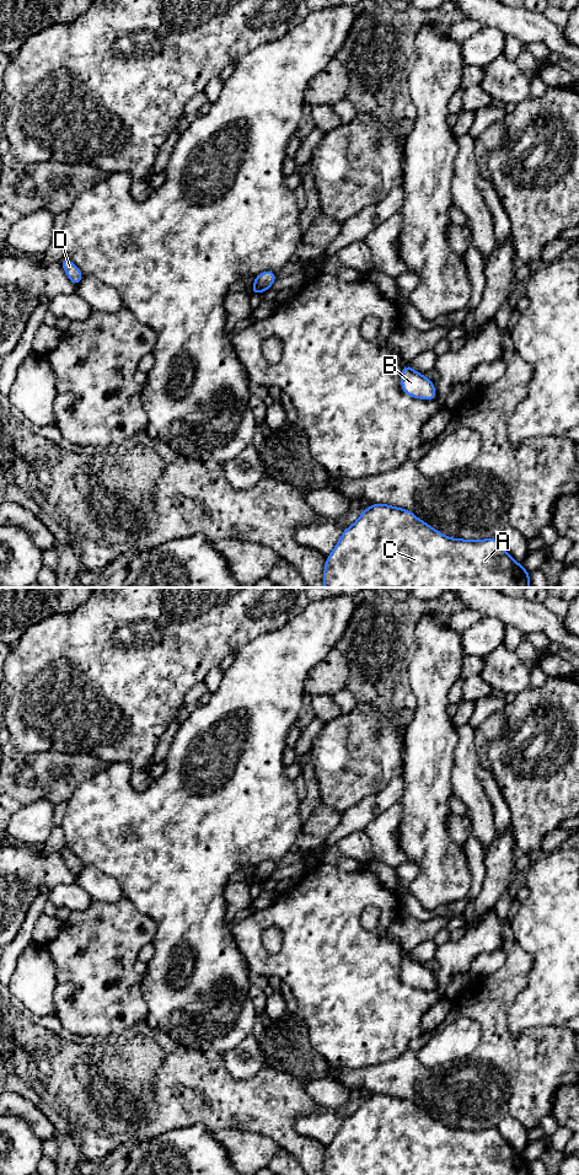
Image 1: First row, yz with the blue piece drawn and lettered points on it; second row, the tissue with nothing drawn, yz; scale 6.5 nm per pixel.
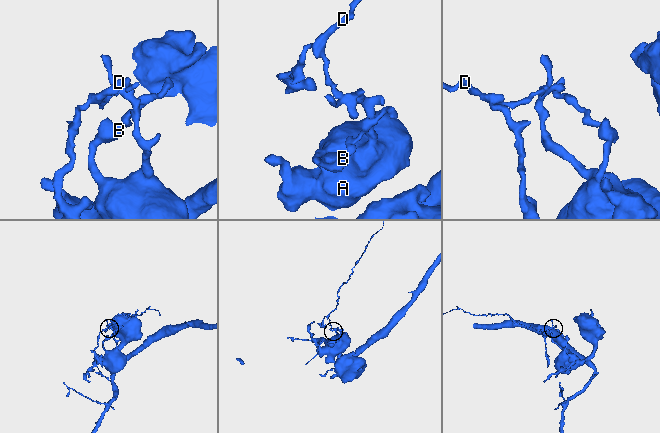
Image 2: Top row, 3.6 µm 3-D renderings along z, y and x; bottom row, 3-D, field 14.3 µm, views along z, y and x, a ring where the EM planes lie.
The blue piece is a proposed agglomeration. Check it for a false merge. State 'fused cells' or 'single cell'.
fused cells

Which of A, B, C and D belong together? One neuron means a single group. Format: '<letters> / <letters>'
A B C / D

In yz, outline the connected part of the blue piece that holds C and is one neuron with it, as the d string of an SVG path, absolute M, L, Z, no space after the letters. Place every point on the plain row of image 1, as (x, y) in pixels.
M375 1093L363 1100L361 1105L352 1116L343 1120L336 1137L326 1148L322 1171L323 1175L530 1175L530 1163L522 1157L521 1153L513 1149L513 1147L503 1138L497 1127L478 1131L447 1127L427 1112L422 1111L407 1099L396 1098L384 1093Z

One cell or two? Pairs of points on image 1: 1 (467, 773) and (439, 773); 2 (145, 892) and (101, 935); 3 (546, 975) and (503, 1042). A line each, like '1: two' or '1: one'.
1: two
2: two
3: two

